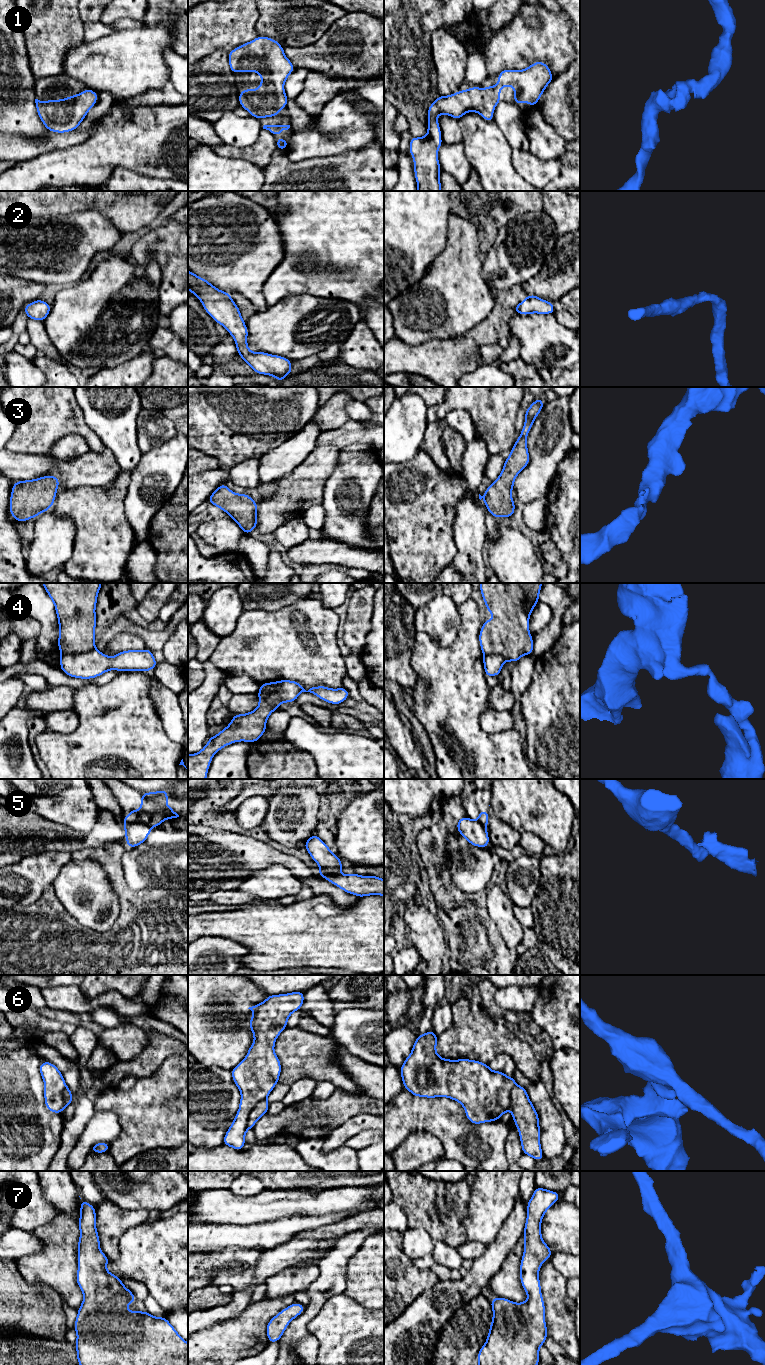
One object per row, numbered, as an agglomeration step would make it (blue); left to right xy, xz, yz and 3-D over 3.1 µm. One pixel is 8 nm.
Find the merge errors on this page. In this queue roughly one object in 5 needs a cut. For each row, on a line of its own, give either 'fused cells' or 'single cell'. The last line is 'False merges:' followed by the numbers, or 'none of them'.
1: single cell
2: single cell
3: single cell
4: fused cells
5: fused cells
6: fused cells
7: single cell
False merges: 4, 5, 6

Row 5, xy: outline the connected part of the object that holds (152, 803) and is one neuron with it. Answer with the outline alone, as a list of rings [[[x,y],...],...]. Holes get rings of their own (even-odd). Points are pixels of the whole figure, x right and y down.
[[[162,789],[157,792],[141,793],[141,808],[131,810],[122,819],[125,825],[135,822],[148,824],[151,828],[160,827],[166,819],[174,819],[179,815],[167,805],[168,792]]]

